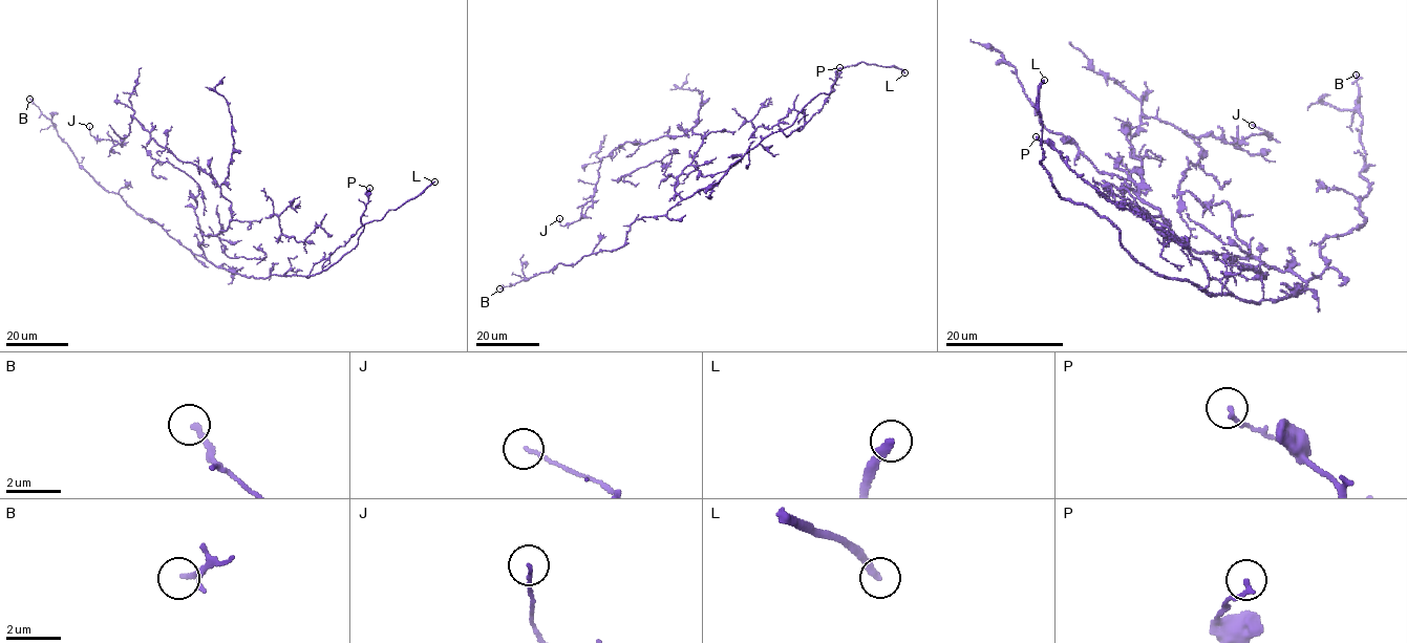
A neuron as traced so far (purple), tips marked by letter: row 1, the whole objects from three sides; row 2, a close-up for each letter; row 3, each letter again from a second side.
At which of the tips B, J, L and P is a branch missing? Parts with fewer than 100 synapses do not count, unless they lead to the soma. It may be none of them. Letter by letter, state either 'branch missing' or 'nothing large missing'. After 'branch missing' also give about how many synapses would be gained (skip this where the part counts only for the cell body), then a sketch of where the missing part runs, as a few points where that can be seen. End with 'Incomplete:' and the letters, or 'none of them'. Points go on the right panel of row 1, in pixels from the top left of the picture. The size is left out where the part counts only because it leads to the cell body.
B: nothing large missing
J: nothing large missing
L: branch missing
P: nothing large missing
Incomplete: L

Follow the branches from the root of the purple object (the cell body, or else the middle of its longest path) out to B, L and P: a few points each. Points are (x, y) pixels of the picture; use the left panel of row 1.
B: (199, 245), (205, 257), (137, 214), (119, 194), (101, 187), (29, 99)
L: (199, 245), (207, 260), (247, 277), (313, 275), (354, 249), (364, 224), (380, 220), (434, 181)
P: (199, 245), (207, 260), (241, 275), (307, 278), (315, 264), (344, 245), (361, 224), (369, 188)

